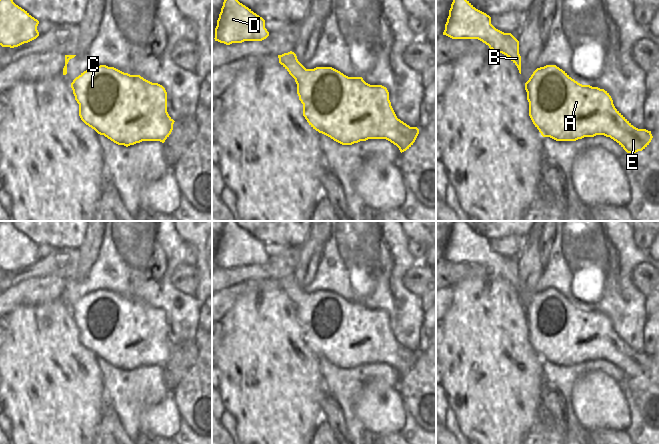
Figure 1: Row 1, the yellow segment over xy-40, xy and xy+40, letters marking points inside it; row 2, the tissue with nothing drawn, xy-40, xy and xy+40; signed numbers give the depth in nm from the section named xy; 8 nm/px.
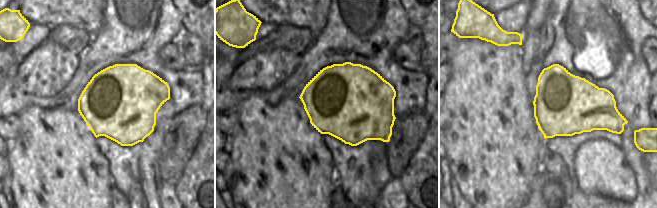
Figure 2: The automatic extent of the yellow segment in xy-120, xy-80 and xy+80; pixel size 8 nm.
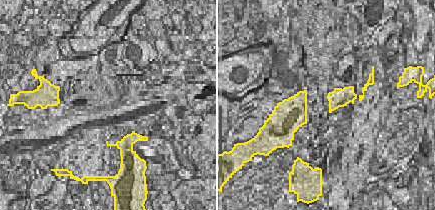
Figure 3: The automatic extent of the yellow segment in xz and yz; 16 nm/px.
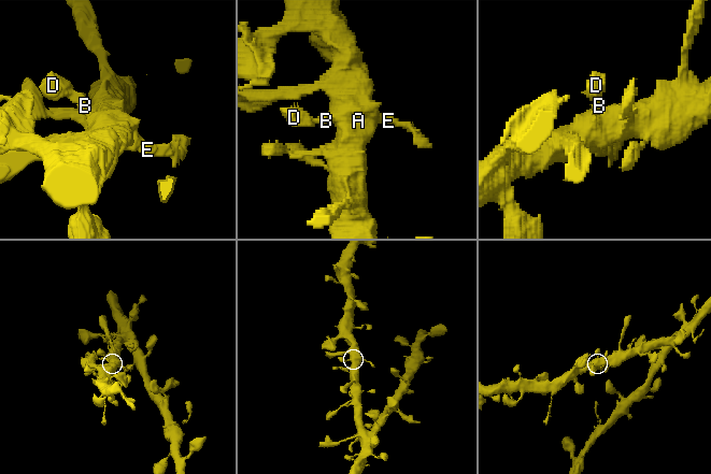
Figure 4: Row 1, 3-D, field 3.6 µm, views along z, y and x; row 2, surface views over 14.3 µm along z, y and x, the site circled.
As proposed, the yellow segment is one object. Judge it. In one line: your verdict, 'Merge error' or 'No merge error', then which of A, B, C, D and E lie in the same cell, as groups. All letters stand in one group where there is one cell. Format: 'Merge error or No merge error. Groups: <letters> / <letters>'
No merge error. Groups: A B C D E.

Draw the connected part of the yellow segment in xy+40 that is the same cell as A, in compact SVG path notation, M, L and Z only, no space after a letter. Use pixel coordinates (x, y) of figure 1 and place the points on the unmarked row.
M556 289L537 292L525 307L529 340L543 361L556 365L576 365L604 359L616 365L627 377L645 373L653 360L651 355L634 351L614 330L604 313L582 309Z

